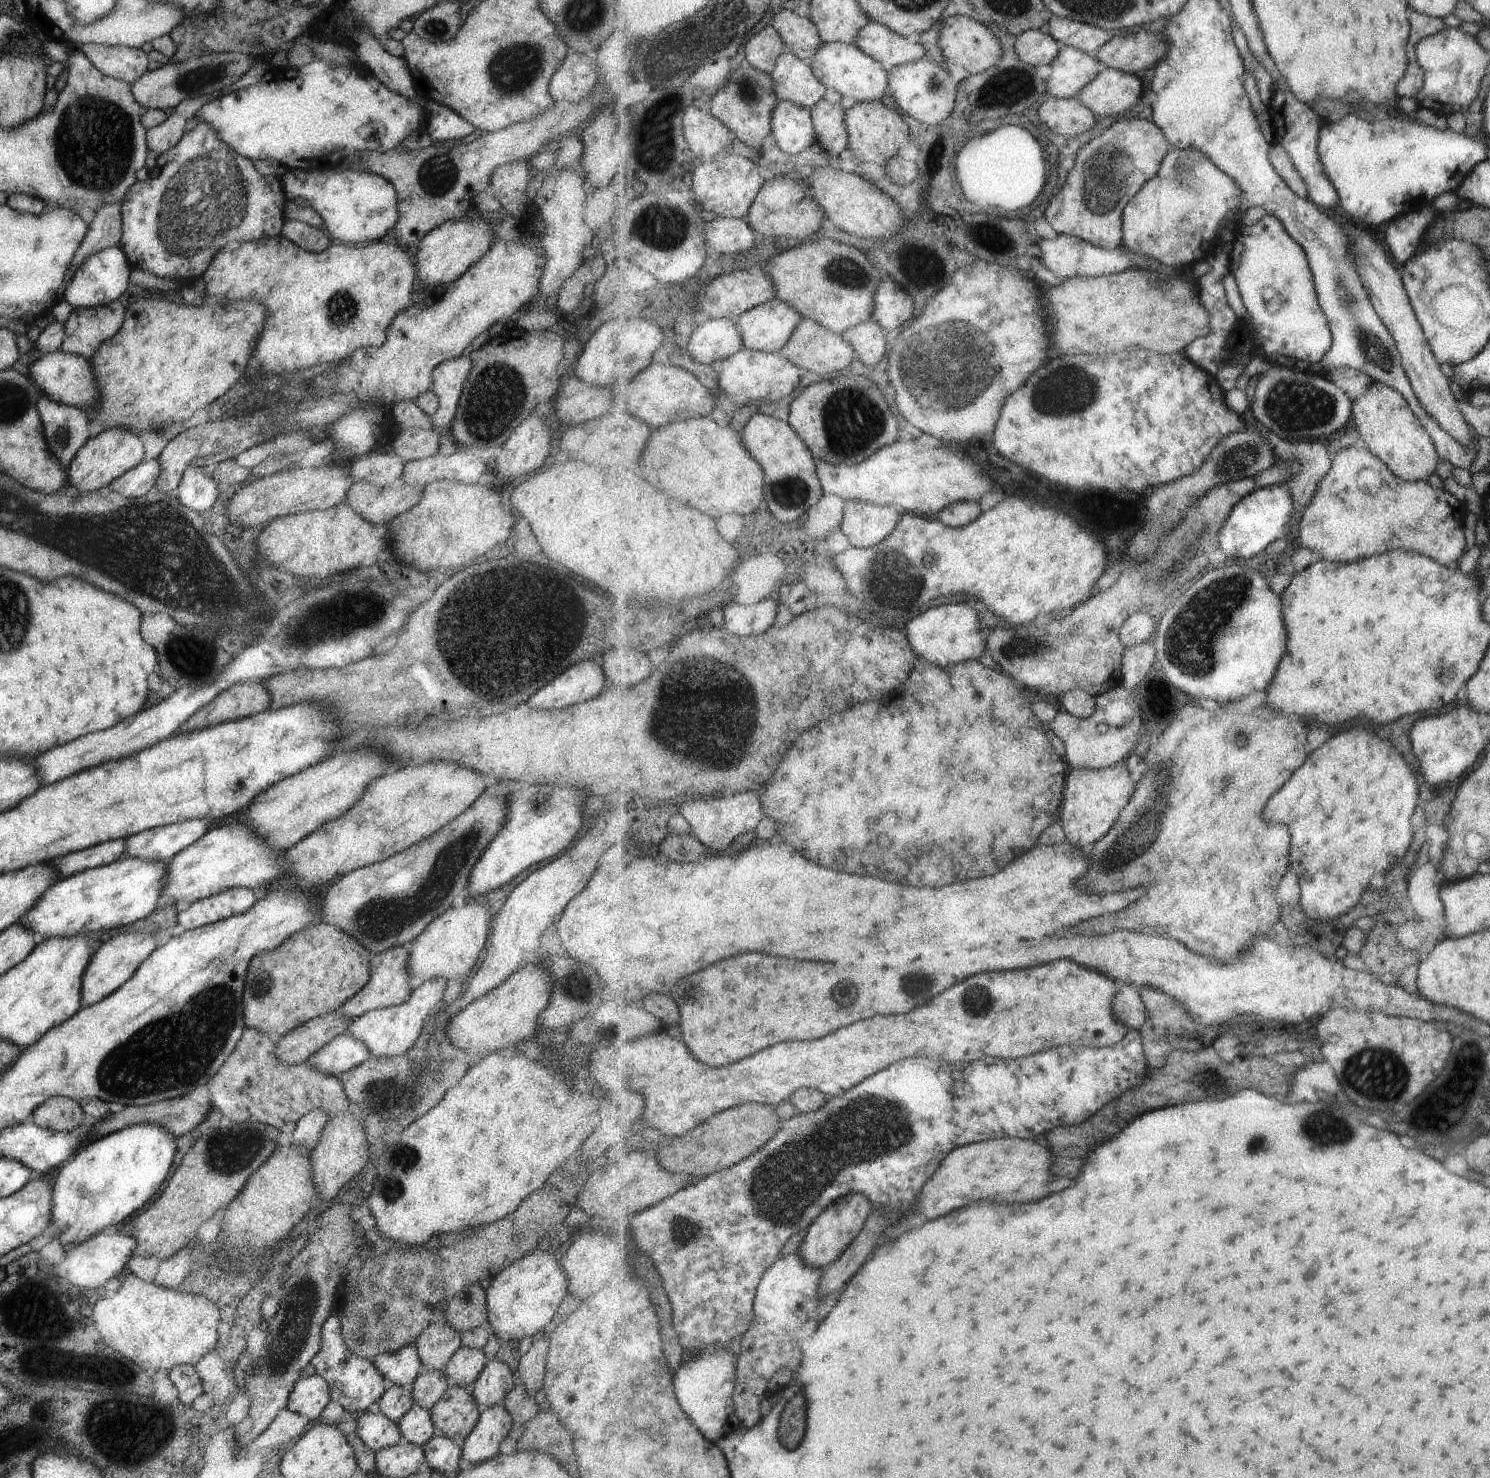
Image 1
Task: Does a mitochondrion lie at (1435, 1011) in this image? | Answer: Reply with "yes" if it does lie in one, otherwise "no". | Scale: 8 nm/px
no

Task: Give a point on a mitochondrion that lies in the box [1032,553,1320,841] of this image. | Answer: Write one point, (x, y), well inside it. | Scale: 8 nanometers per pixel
(1190, 641)

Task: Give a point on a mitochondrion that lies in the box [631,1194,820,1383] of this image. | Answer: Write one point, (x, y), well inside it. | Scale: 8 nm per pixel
(685, 1229)

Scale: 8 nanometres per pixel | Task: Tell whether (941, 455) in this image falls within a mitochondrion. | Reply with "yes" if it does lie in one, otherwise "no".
no

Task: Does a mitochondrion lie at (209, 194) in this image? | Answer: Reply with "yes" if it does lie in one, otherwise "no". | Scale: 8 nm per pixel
yes

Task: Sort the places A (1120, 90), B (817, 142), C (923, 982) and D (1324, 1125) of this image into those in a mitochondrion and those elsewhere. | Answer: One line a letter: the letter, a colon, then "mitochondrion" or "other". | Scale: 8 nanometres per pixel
A: other
B: other
C: mitochondrion
D: mitochondrion

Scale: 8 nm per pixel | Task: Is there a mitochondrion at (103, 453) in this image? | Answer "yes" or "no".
no

